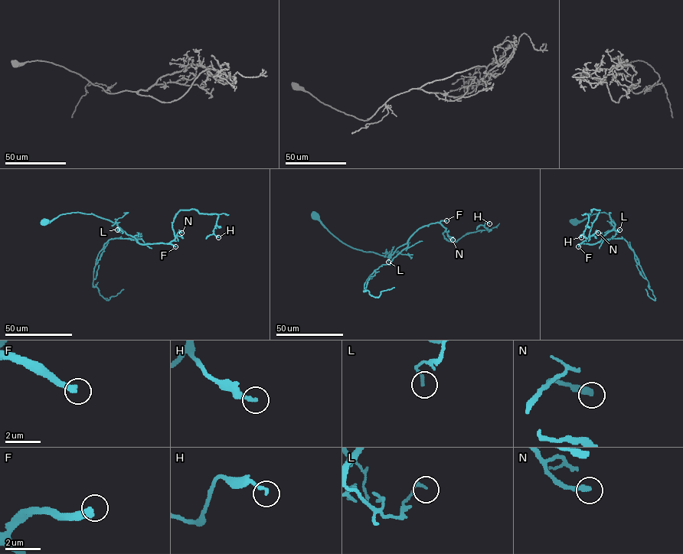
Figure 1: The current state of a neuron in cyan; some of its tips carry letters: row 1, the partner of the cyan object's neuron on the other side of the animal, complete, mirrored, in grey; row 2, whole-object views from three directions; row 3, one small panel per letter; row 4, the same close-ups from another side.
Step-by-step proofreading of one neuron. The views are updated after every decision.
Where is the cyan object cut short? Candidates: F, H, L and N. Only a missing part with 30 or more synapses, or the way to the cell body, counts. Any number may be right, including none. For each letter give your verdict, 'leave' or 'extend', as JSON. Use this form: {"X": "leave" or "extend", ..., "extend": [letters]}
{"F": "extend", "H": "leave", "L": "leave", "N": "leave", "extend": ["F"]}

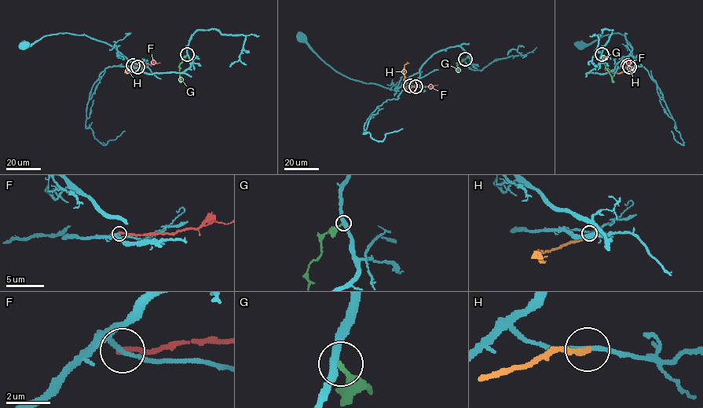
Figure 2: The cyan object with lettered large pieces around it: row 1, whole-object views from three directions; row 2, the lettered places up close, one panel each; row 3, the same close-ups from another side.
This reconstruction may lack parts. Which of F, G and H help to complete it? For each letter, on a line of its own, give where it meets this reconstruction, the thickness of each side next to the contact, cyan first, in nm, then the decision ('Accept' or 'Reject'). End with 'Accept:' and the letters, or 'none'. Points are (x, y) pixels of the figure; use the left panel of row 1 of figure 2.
F: Touches cyan at (133, 65). Thickness 190 nm (cyan) against 280 nm. Reject
G: Touches cyan at (187, 54). Thickness 380 nm (cyan) against 190 nm. Reject
H: Touches cyan at (137, 67). Thickness 180 nm (cyan) against 280 nm. Reject
Accept: none

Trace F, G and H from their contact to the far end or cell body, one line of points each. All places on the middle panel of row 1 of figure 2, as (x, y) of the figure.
F: (410, 85), (437, 85)
G: (465, 59), (457, 63), (458, 71)
H: (415, 86), (407, 88), (404, 83), (404, 65), (408, 63)

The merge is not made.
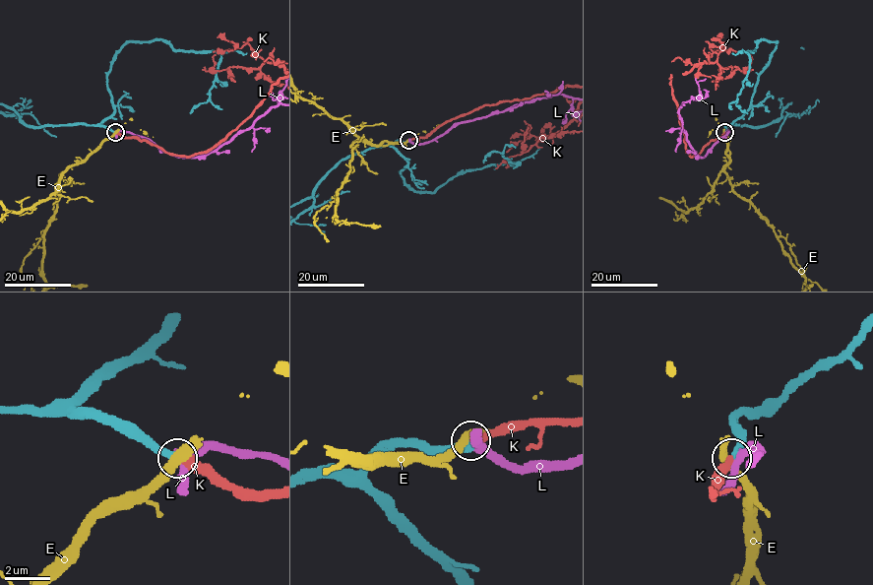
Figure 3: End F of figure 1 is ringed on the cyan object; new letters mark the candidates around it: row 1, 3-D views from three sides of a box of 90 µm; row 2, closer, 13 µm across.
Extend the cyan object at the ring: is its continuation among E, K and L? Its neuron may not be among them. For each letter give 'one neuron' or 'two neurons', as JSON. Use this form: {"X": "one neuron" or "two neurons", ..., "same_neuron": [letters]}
{"E": "two neurons", "K": "one neuron", "L": "two neurons", "same_neuron": ["K"]}

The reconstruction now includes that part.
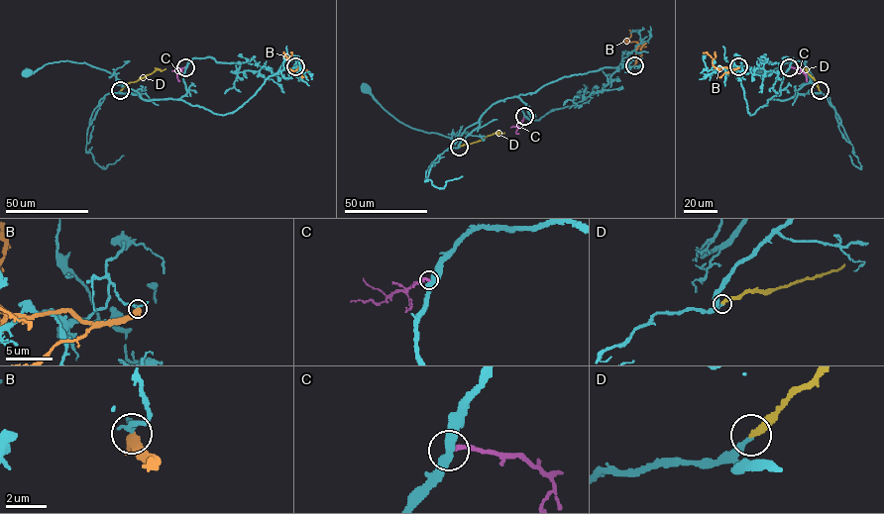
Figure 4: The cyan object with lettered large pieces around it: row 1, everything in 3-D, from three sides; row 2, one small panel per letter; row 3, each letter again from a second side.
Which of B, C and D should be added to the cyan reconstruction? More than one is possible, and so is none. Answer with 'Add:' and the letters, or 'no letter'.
Add: D

